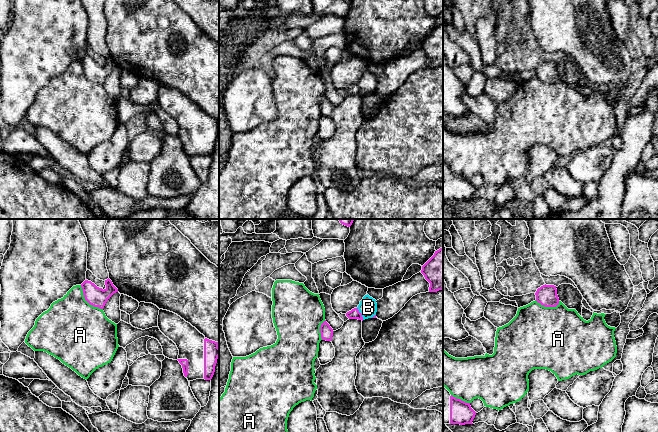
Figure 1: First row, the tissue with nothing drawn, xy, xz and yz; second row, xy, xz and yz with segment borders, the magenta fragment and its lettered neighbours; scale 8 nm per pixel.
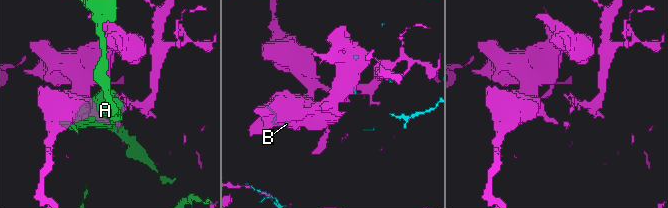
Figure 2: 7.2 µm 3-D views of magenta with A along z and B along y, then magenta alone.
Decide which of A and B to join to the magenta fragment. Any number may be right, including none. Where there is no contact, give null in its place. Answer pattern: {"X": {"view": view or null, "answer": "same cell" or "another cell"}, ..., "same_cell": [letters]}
{"A": {"view": "xy", "answer": "another cell"}, "B": {"view": "xz", "answer": "another cell"}, "same_cell": []}

